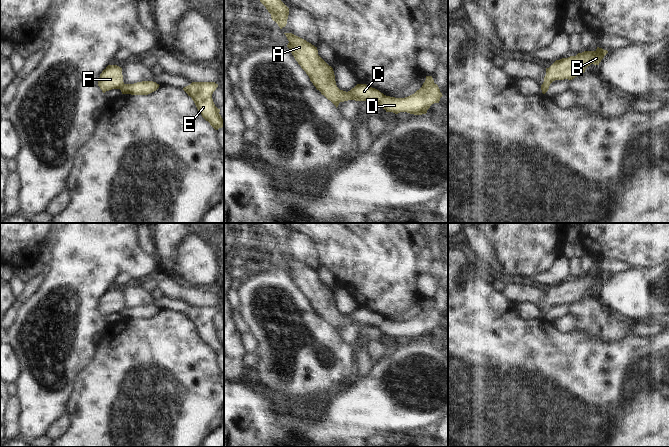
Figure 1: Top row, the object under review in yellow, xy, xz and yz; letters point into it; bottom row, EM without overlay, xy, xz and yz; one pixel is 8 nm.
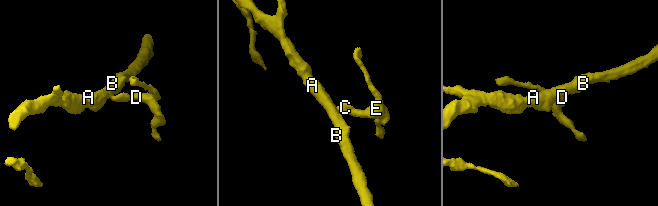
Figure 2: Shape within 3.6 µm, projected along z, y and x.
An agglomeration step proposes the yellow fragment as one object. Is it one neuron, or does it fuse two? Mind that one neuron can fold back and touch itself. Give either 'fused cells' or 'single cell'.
single cell

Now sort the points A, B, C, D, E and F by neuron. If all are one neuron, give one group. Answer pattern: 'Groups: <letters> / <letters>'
Groups: A B C D E F

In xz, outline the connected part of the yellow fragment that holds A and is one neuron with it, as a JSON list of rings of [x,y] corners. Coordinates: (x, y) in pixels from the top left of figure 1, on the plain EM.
[[[292,257],[284,258],[289,265],[287,271],[295,284],[309,300],[316,313],[330,324],[336,332],[340,326],[348,324],[372,325],[373,328],[379,329],[386,336],[395,338],[407,336],[422,339],[427,337],[432,328],[439,327],[443,320],[432,300],[426,300],[422,311],[405,322],[386,320],[366,308],[357,308],[348,316],[340,314],[336,309],[333,292],[318,279],[317,271]]]

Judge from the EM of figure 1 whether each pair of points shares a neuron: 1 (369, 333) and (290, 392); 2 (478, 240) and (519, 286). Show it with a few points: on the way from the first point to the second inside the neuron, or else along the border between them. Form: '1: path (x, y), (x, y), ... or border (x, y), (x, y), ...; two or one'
1: border (350, 346), (354, 360); two
2: path (485, 252), (507, 277); one

